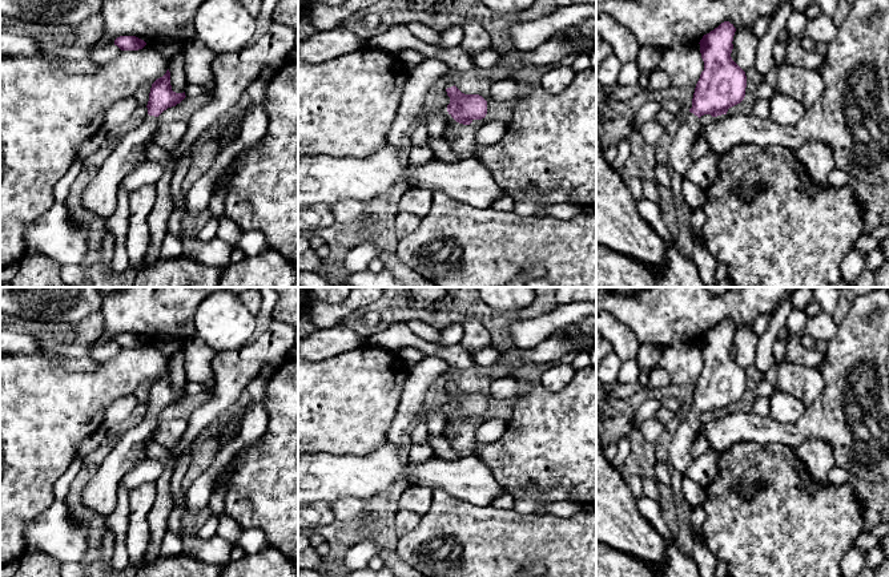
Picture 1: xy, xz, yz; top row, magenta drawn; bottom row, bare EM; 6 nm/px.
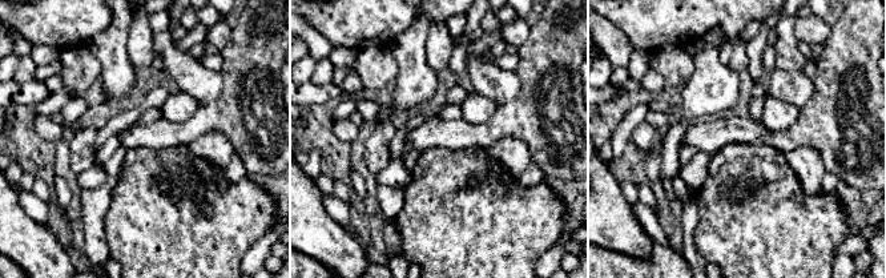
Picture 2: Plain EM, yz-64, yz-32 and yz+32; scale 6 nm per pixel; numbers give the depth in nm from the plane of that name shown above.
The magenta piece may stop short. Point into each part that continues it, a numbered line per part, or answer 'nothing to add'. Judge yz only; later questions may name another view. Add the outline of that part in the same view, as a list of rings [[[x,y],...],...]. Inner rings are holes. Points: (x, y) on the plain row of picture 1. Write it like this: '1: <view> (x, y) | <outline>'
1: yz (683, 439) | [[[689,409],[684,412],[680,425],[672,435],[668,449],[669,463],[673,469],[683,475],[693,460],[691,449],[700,427],[700,416]]]

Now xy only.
1: xy (129, 451) | [[[149,413],[141,424],[120,435],[112,451],[105,456],[97,475],[83,492],[83,507],[97,515],[109,516],[117,501],[114,495],[122,477],[142,463],[146,456],[146,443],[153,439],[158,415]]]

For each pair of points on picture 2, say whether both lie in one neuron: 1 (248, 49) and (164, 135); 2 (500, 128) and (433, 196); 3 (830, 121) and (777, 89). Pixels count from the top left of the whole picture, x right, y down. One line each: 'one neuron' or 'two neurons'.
1: one neuron
2: two neurons
3: two neurons

